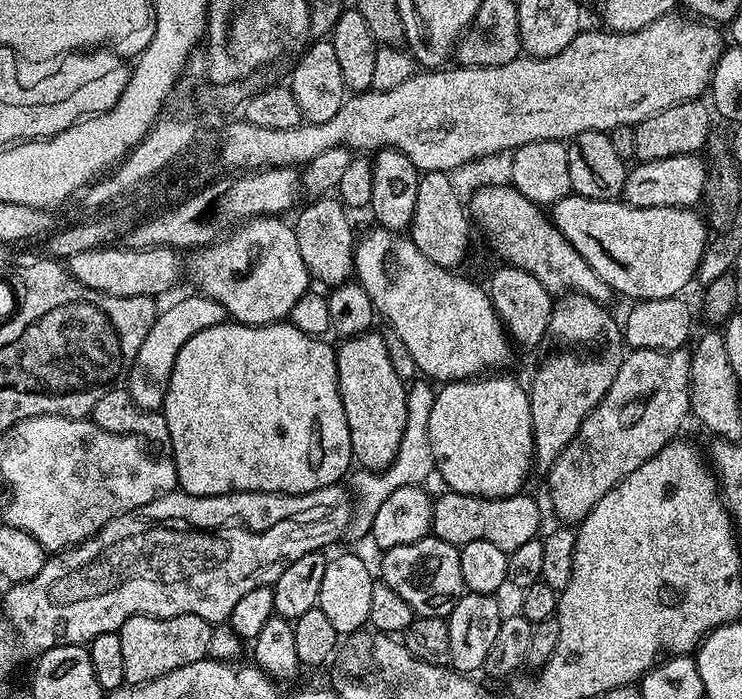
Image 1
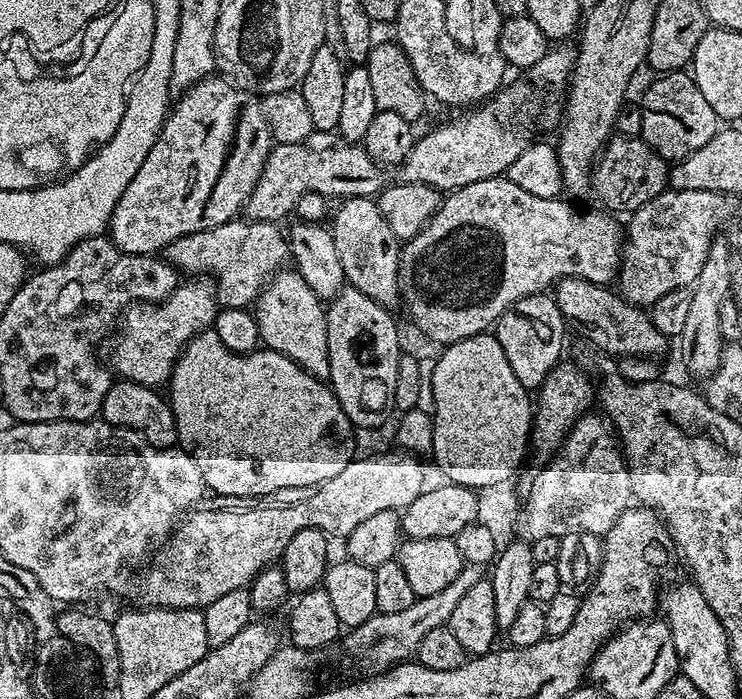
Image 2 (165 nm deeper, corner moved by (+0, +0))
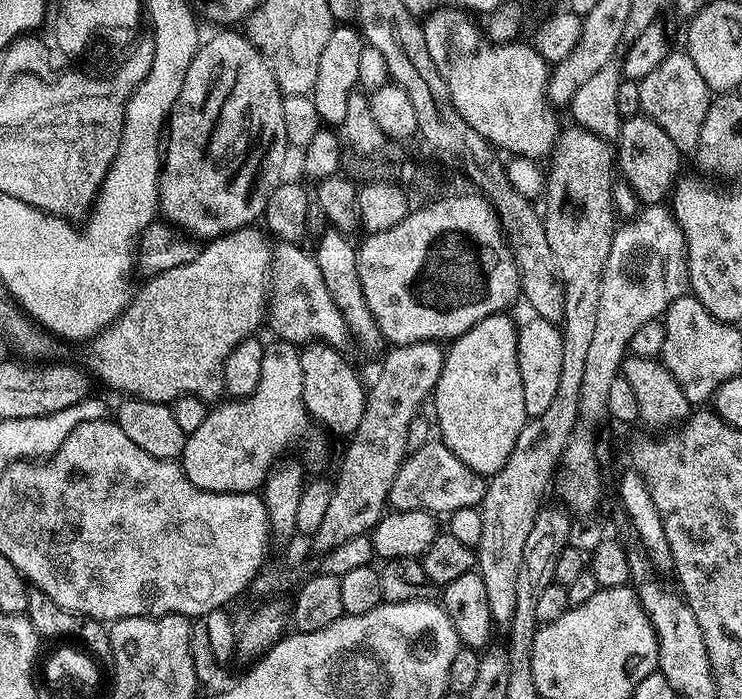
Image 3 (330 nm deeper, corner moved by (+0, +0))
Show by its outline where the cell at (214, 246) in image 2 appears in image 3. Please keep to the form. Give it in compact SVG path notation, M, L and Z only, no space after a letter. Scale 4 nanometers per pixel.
M283 242L277 243L272 248L272 267L270 269L270 291L266 296L266 324L267 327L272 327L273 337L276 340L287 340L288 343L297 346L303 346L309 342L323 342L331 344L333 348L343 349L344 343L349 343L350 337L348 335L348 327L346 326L342 314L338 310L338 306L334 306L334 298L330 298L330 290L326 290L326 281L322 278L322 270L318 266L315 255L311 251L303 252L303 247L300 244L285 244Z

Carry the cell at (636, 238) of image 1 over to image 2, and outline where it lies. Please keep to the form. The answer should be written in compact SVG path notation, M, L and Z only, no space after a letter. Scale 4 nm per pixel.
M507 175L449 191L428 225L414 238L403 241L400 250L400 300L408 307L413 326L426 339L447 346L487 333L514 302L543 293L567 276L611 285L622 268L622 224L607 211L579 212L567 202L572 203L564 198L551 200L529 194L514 186Z

